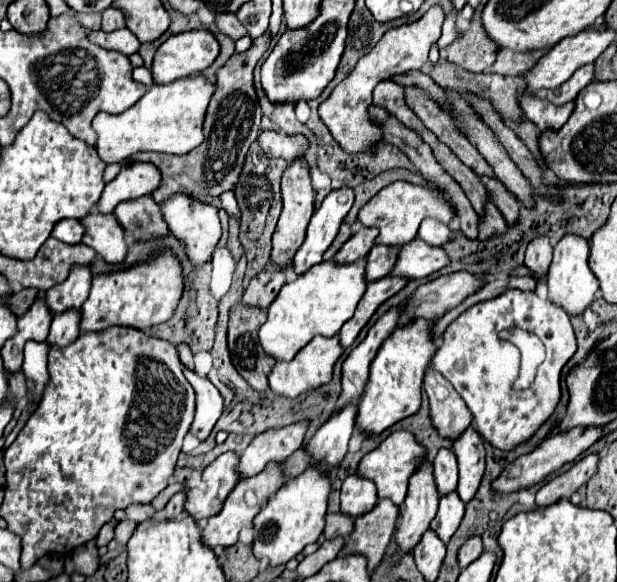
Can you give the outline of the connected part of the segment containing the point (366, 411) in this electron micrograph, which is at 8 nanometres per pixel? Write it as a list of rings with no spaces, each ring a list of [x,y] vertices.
[[[415,320],[411,324],[399,326],[393,334],[381,344],[377,356],[371,362],[369,380],[365,384],[365,392],[357,404],[355,426],[365,434],[381,434],[395,422],[413,416],[421,406],[421,382],[423,374],[429,366],[429,360],[435,352],[435,342],[431,340],[431,324],[429,320]]]

